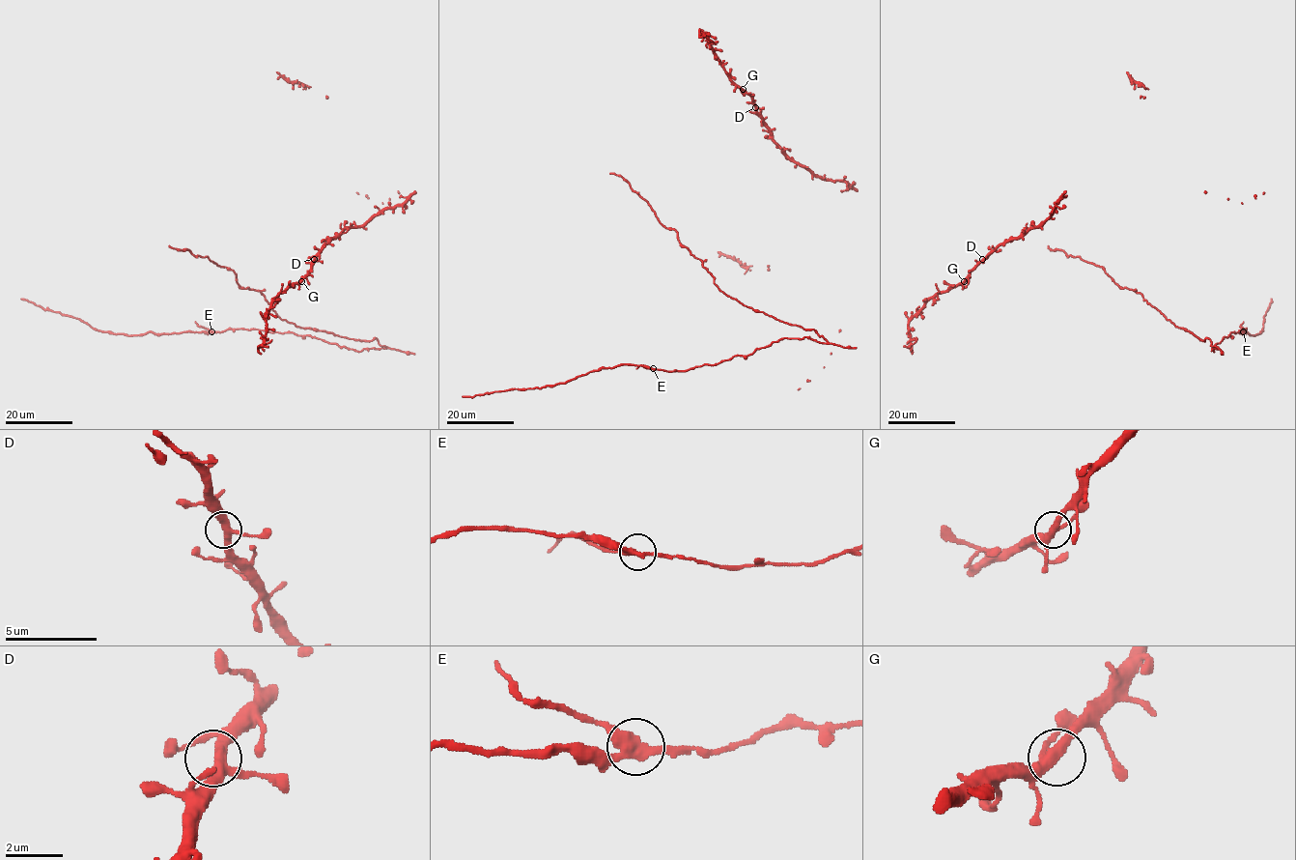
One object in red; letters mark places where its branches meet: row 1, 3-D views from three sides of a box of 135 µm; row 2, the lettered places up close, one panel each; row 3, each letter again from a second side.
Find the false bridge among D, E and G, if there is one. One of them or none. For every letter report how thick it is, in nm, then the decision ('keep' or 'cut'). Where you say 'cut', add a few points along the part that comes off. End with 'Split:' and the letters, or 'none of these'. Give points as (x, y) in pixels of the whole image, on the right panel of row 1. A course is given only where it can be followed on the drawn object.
D: 320 nm | keep
E: 320 nm | cut
G: 320 nm | keep
Split: E

